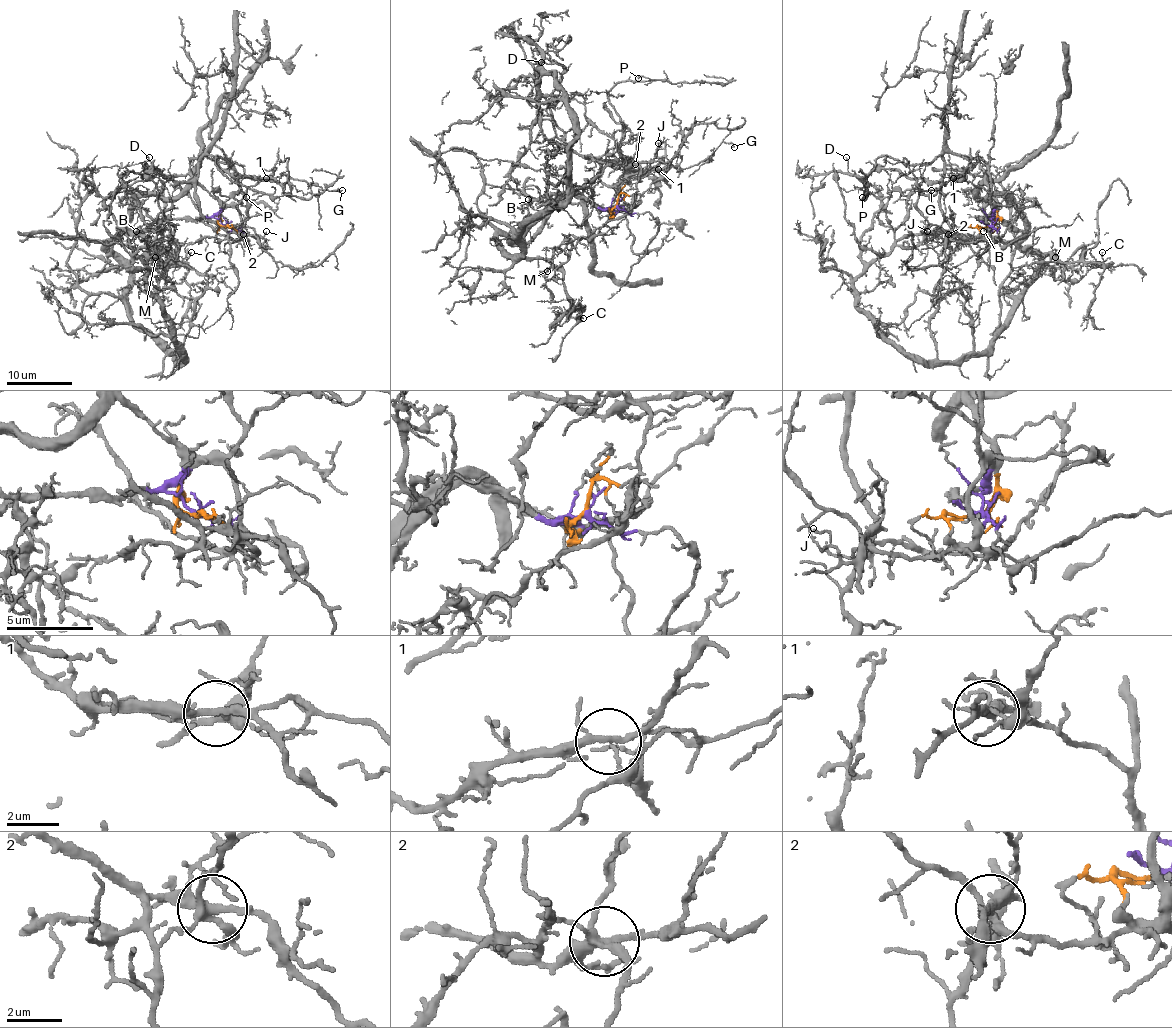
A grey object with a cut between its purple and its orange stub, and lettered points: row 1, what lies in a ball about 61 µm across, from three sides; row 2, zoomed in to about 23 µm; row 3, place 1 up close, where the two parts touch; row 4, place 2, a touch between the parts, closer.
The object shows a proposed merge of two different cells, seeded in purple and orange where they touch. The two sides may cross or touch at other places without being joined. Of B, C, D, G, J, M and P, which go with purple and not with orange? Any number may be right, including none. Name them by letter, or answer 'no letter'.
B, C, M

